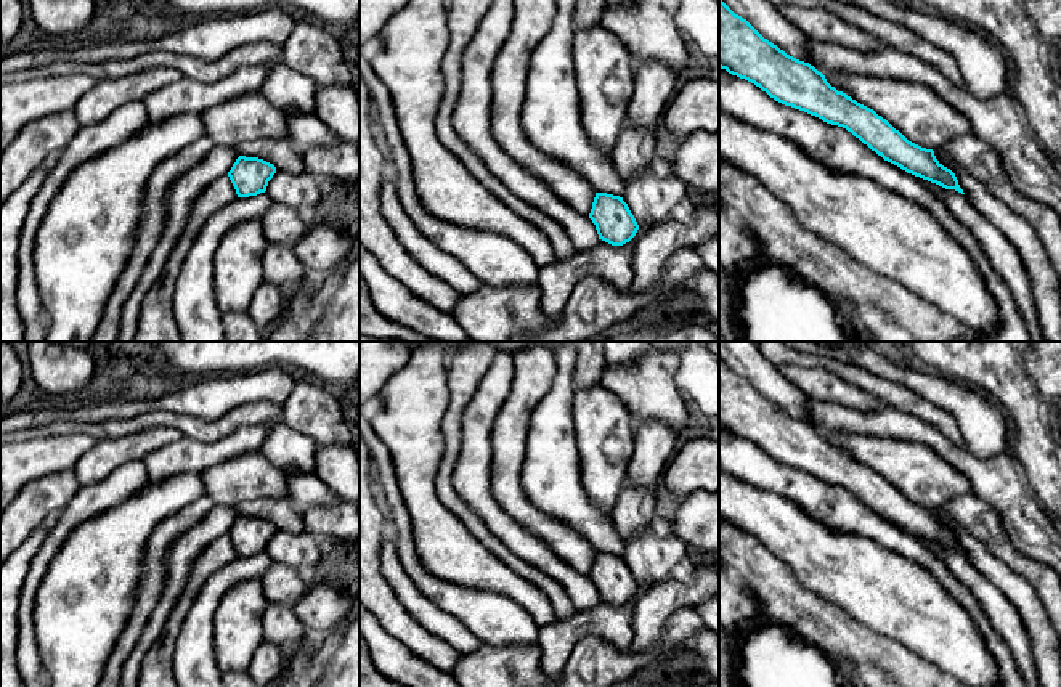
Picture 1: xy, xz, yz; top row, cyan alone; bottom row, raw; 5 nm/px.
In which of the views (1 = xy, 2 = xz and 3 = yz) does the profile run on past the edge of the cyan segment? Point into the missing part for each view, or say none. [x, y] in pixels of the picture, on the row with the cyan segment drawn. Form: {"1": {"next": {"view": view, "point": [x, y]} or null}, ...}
{"1": {"next": null}, "2": {"next": null}, "3": {"next": null}}

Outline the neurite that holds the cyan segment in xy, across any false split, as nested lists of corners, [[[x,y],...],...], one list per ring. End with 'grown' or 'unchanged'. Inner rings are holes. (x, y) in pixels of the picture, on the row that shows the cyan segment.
[[[239,156],[228,177],[238,197],[257,196],[266,191],[268,181],[276,173],[276,167],[258,157]]] | unchanged

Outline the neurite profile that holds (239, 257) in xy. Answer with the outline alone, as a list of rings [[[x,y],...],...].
[[[262,222],[230,228],[215,252],[215,297],[218,313],[247,311],[263,283],[263,254],[268,247]]]

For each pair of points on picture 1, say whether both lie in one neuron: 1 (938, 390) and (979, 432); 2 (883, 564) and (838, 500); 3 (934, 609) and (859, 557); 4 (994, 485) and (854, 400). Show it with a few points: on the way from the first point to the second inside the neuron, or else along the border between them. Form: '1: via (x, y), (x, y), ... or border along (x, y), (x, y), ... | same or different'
1: via (949, 397), (973, 421) | same
2: border along (829, 528), (838, 533), (862, 535), (899, 556) | different
3: via (915, 609), (907, 605), (878, 577) | same
4: border along (833, 402), (859, 410), (878, 410), (883, 405) | different

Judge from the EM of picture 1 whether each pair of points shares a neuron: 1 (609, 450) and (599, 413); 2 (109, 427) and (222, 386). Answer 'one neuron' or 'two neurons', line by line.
1: one neuron
2: two neurons

